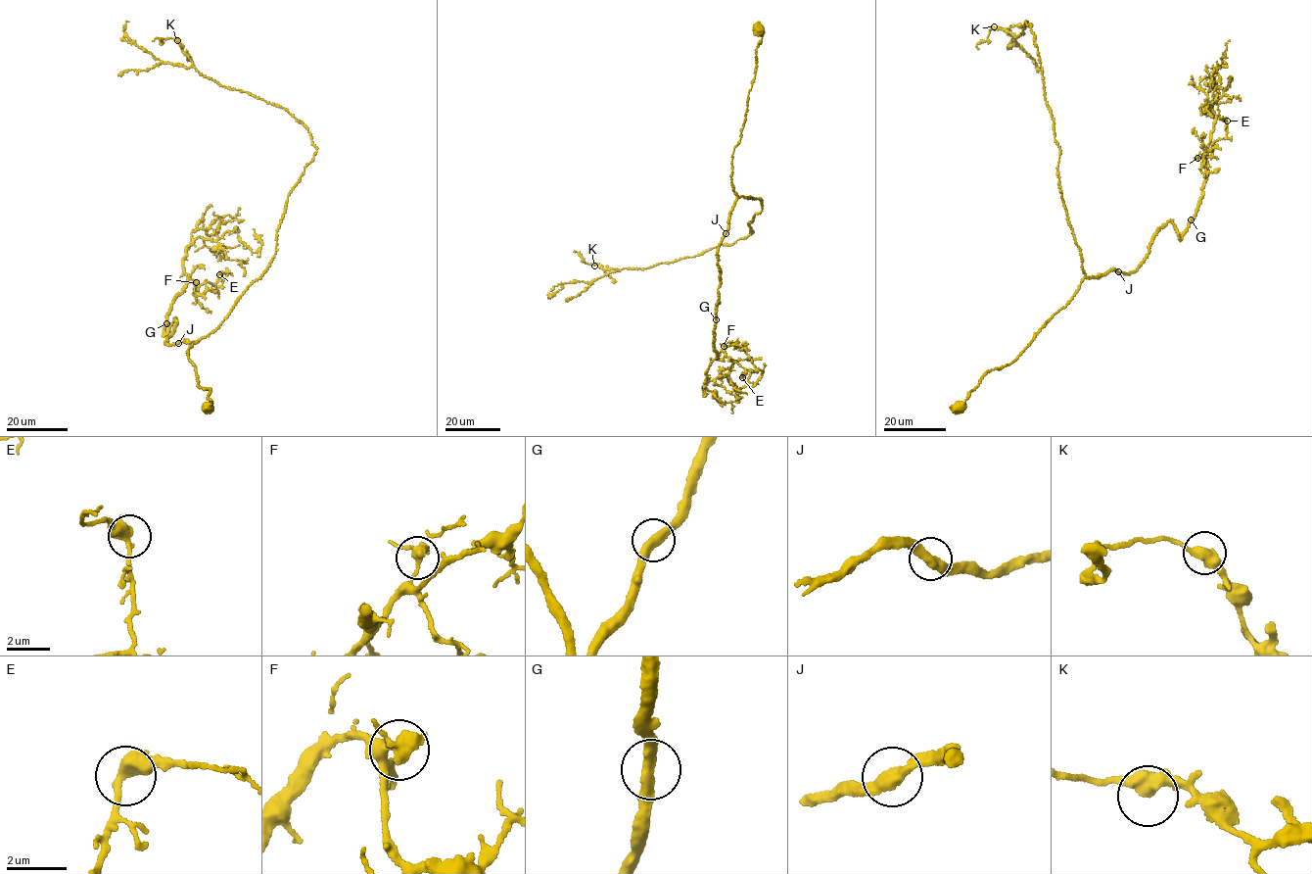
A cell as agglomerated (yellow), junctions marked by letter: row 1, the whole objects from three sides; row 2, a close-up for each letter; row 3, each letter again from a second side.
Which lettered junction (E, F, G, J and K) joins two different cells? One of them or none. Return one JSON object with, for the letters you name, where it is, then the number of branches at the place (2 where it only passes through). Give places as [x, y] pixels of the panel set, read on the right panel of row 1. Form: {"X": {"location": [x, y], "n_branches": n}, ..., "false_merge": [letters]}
{"false_merge": []}

